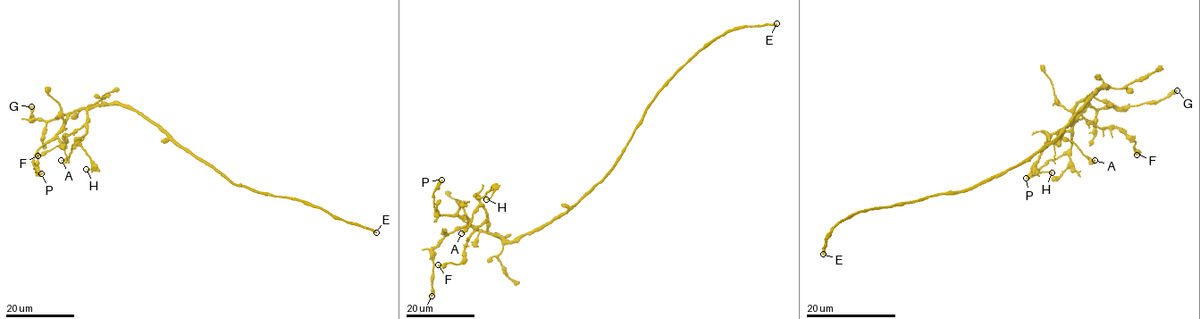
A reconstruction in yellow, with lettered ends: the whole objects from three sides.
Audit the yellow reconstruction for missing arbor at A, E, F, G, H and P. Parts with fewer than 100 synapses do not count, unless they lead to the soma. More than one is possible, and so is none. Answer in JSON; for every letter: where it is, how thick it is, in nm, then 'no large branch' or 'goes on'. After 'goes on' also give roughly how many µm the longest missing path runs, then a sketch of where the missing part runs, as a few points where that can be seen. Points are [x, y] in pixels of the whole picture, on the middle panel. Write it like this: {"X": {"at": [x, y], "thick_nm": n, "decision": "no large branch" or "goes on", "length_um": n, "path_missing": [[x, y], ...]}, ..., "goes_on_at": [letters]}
{"A": {"at": [461, 233], "thick_nm": 280, "decision": "no large branch"}, "E": {"at": [776, 23], "thick_nm": 360, "decision": "goes on", "length_um": 200}, "F": {"at": [438, 264], "thick_nm": 170, "decision": "no large branch"}, "G": {"at": [432, 296], "thick_nm": 500, "decision": "no large branch"}, "H": {"at": [486, 199], "thick_nm": 160, "decision": "no large branch"}, "P": {"at": [441, 180], "thick_nm": 480, "decision": "no large branch"}, "goes_on_at": ["E"]}

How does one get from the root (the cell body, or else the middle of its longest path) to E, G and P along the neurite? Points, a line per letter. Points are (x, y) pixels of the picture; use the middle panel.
E: (600, 181), (622, 153), (655, 94), (700, 51), (738, 27), (776, 23)
G: (600, 181), (564, 214), (516, 239), (504, 240), (498, 236), (470, 226), (449, 232), (432, 251), (432, 296)
P: (600, 181), (564, 214), (516, 239), (504, 240), (479, 231), (465, 217), (439, 214), (433, 191), (441, 180)

